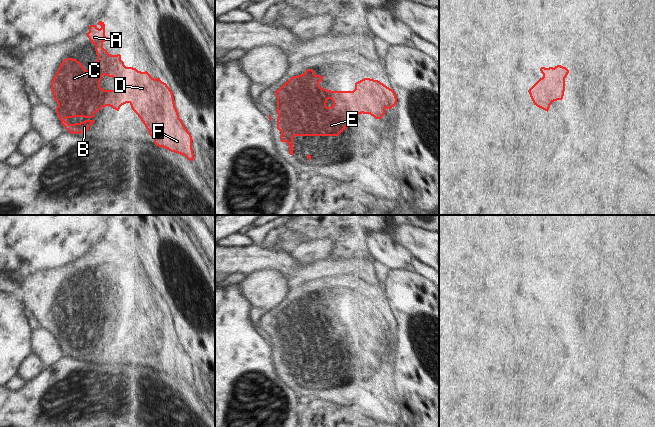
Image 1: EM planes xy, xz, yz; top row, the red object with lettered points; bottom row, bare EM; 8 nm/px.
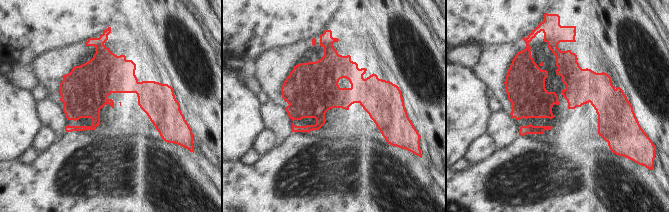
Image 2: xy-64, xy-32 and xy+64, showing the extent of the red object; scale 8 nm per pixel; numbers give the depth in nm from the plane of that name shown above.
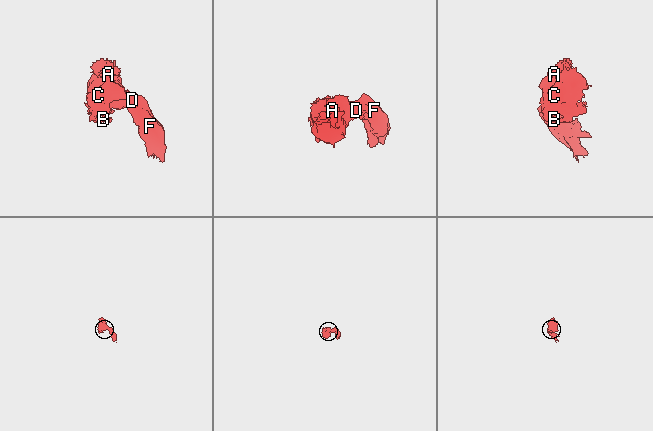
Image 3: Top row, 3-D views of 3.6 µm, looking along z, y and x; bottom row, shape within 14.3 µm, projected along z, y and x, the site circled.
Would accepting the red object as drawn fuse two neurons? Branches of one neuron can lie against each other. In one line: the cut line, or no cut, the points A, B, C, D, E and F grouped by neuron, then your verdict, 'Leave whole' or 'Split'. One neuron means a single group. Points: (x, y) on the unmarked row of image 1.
No split. Groups: A B C D E F. Leave whole.

